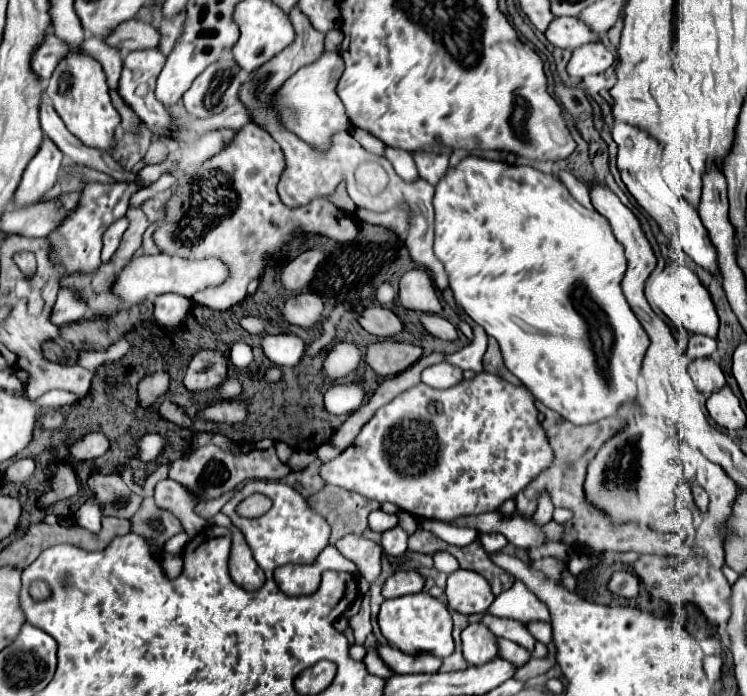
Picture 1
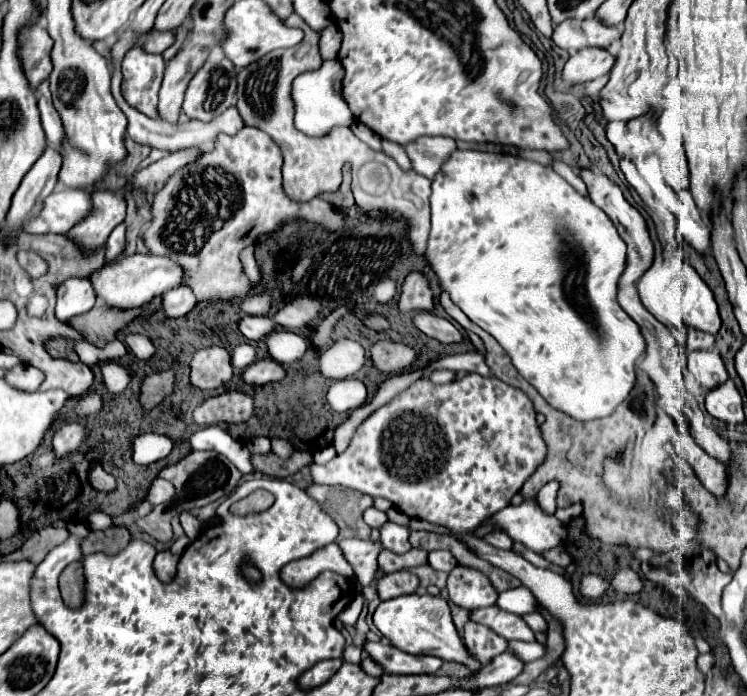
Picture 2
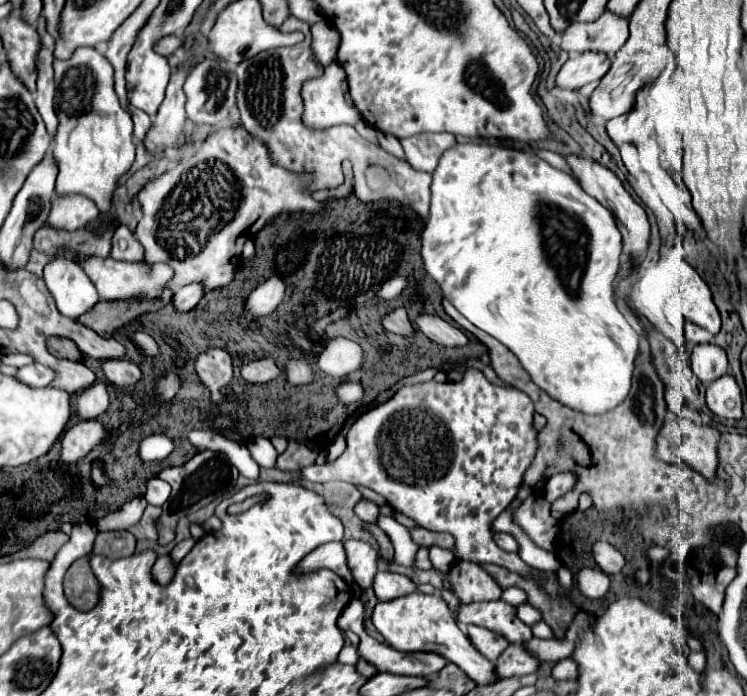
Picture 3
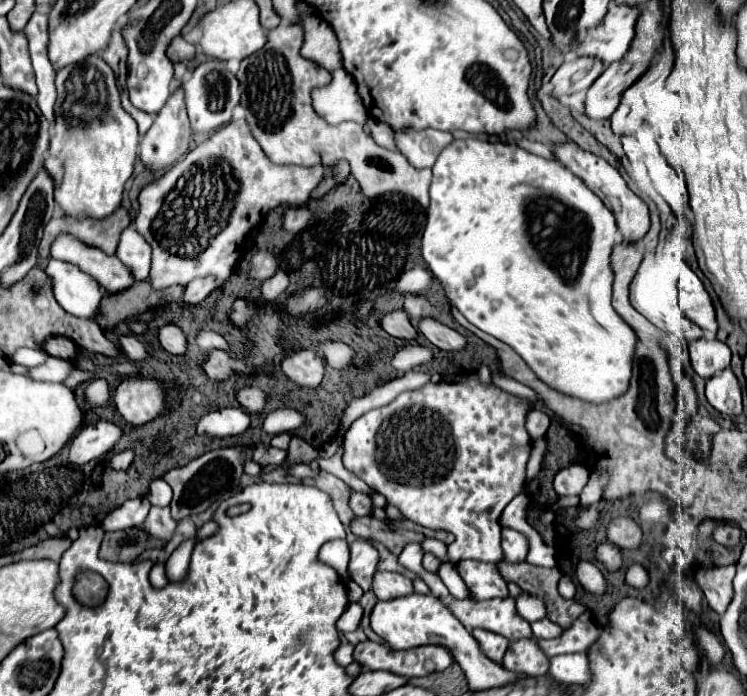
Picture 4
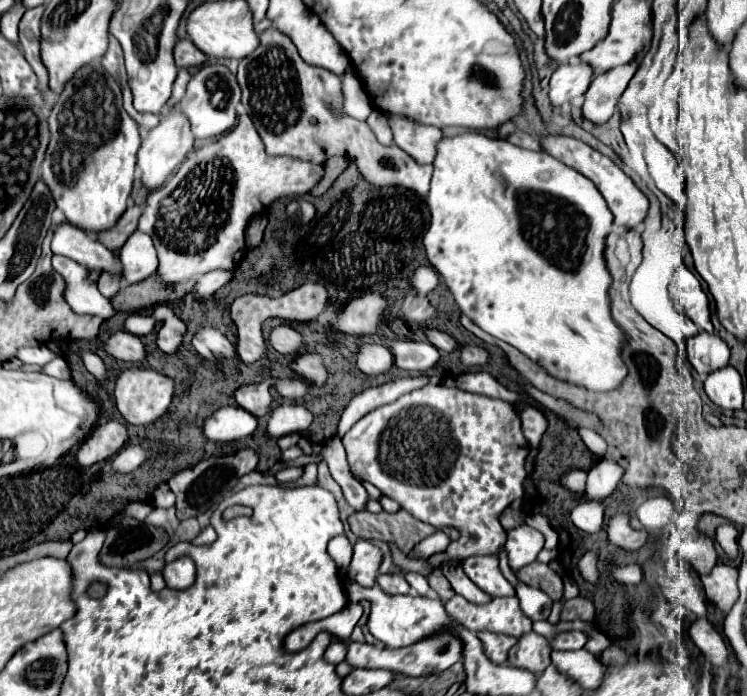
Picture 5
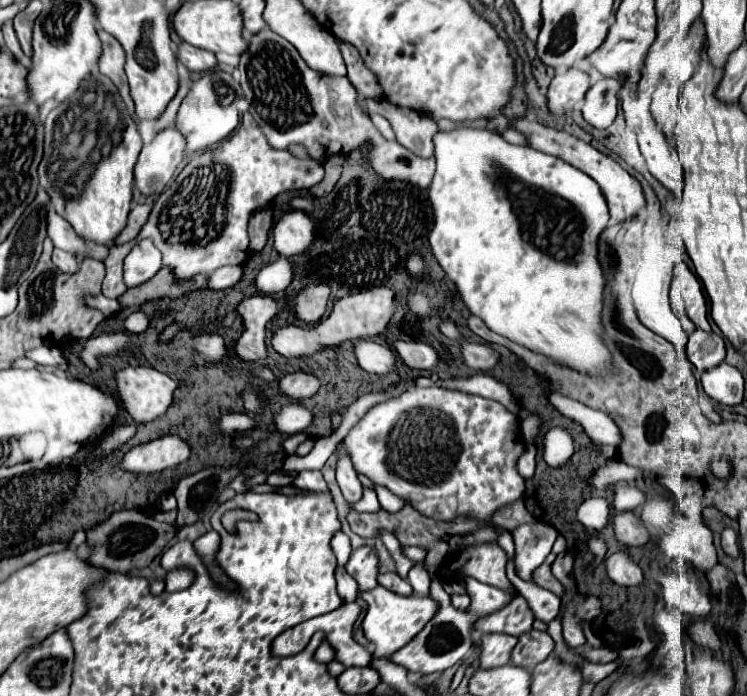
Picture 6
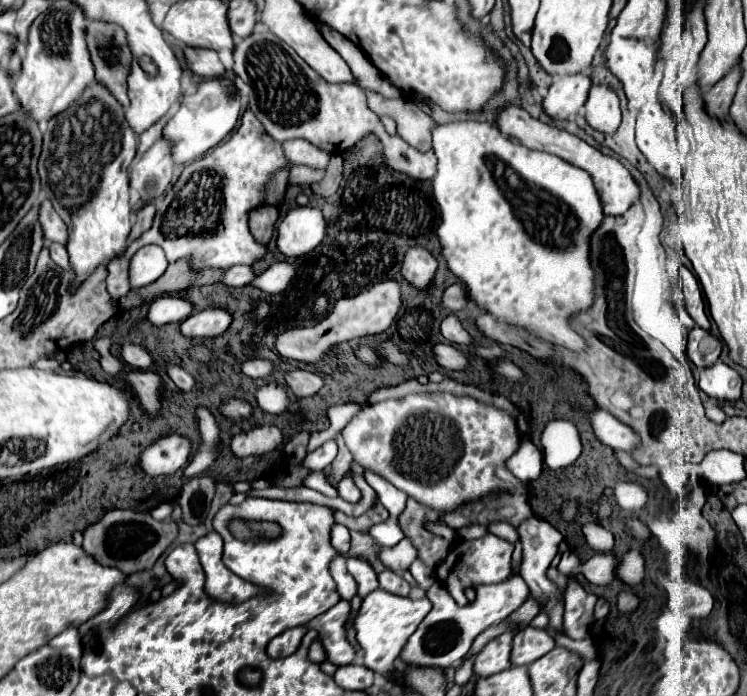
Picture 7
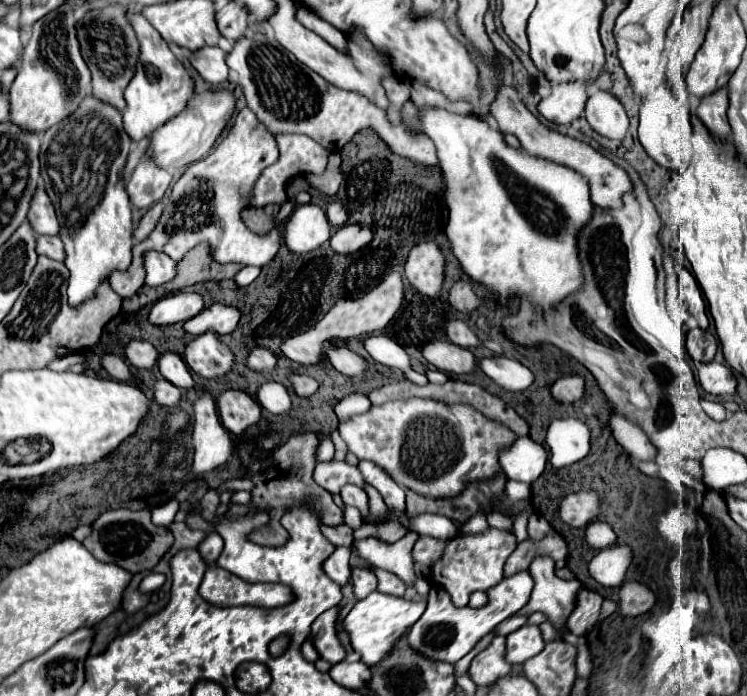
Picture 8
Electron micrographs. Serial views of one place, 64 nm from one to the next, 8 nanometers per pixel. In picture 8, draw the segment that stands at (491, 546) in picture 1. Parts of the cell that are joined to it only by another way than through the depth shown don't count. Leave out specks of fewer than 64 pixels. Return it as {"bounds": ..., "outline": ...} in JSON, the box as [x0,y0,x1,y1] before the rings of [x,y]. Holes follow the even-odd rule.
{"bounds":[516,514,582,636],"outline":[[[538,514],[530,516],[530,520],[528,520],[528,536],[530,538],[538,540],[538,538],[546,536],[550,530],[552,530],[552,526],[542,516],[538,516]],[[536,558],[530,564],[530,572],[534,578],[534,590],[524,608],[516,612],[516,616],[532,614],[532,610],[540,610],[552,622],[554,630],[562,636],[568,632],[568,616],[576,608],[576,594],[582,590],[578,580],[562,580],[554,574],[554,560],[552,558]]]}

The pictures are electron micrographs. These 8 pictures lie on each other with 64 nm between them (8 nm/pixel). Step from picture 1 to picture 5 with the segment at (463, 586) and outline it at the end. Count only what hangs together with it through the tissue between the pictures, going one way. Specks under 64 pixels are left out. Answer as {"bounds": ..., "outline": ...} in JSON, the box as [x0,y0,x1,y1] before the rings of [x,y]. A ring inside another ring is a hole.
{"bounds":[462,554,514,596],"outline":[[[498,554],[496,556],[472,556],[468,560],[462,560],[464,572],[470,576],[470,580],[480,586],[484,592],[492,596],[514,596],[514,586],[504,578]]]}

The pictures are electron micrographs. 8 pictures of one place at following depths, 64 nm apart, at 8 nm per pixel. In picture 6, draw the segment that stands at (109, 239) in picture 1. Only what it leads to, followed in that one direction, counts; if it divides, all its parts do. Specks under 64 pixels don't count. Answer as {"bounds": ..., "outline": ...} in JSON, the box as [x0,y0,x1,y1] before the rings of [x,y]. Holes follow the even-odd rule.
{"bounds":[124,240,164,288],"outline":[[[142,240],[130,250],[124,260],[124,282],[128,288],[140,286],[154,278],[162,266],[164,264],[160,250],[150,240]]]}

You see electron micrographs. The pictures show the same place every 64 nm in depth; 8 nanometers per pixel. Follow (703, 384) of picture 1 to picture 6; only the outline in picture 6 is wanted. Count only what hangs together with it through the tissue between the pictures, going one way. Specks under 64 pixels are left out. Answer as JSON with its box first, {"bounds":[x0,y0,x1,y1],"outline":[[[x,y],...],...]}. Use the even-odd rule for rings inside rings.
{"bounds":[688,328,726,372],"outline":[[[696,328],[690,334],[690,340],[688,340],[688,360],[700,372],[718,366],[724,360],[724,356],[726,356],[726,348],[724,348],[722,336],[714,334],[714,332],[704,332],[700,328]]]}

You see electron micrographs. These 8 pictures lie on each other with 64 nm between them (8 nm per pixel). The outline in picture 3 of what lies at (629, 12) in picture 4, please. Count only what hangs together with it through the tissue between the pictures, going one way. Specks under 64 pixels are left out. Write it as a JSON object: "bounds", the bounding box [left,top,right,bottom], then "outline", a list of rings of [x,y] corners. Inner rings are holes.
{"bounds":[562,12,628,56],"outline":[[[604,12],[596,22],[570,24],[562,34],[562,48],[568,54],[602,52],[616,56],[620,46],[628,40],[628,18],[614,12]]]}

